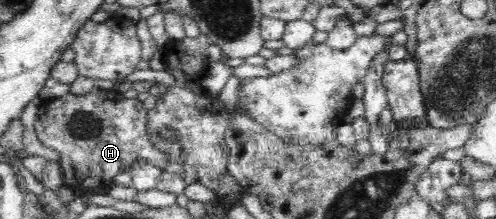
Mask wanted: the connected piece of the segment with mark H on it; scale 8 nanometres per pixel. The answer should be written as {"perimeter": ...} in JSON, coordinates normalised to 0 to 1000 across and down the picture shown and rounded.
{"perimeter":[[[190,402],[177,429],[153,438],[133,425],[121,447],[107,447],[83,470],[69,566],[75,630],[97,676],[109,676],[121,703],[121,795],[129,854],[141,858],[155,904],[169,886],[218,886],[218,854],[242,795],[262,790],[276,735],[294,735],[323,767],[329,785],[355,790],[377,840],[397,831],[395,776],[387,758],[349,740],[339,703],[315,685],[292,616],[294,493],[278,447],[250,452],[232,402],[210,411]]]}

